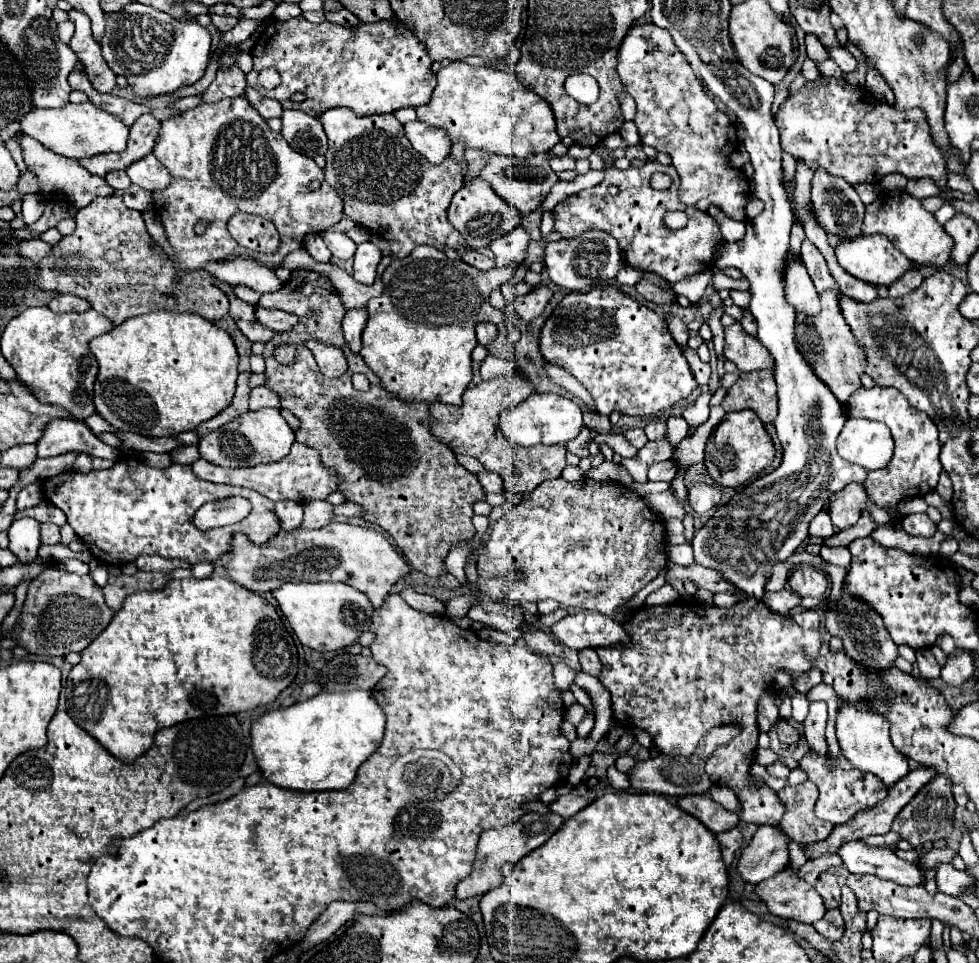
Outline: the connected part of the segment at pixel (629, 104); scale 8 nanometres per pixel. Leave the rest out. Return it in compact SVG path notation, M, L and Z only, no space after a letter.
M621 93L618 95L622 114L625 121L632 121L636 112L636 103L628 93Z

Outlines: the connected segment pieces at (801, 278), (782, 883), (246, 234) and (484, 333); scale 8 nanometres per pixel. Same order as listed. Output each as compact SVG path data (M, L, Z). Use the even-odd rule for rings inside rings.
M788 254L788 264L784 268L784 294L788 302L796 308L796 314L814 316L820 312L818 292L800 260L800 256Z
M790 868L768 878L766 882L760 882L756 886L756 894L766 902L770 914L782 920L814 924L826 912L824 902L814 886L798 880Z
M236 214L228 222L228 230L232 238L252 238L252 236L276 236L276 226L260 216L254 214Z
M490 322L476 324L476 340L478 340L480 346L488 348L496 340L496 336L498 336L498 330L496 330L494 324L490 324Z

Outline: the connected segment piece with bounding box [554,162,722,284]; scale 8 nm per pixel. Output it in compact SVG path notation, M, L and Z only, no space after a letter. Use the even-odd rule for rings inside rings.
M646 162L640 168L608 168L604 172L604 180L588 190L580 190L566 200L558 202L554 208L554 230L562 238L580 236L586 230L600 228L614 236L626 256L626 262L638 270L652 270L670 284L680 282L692 274L704 272L714 262L716 246L722 242L722 234L718 224L706 214L696 208L688 208L678 200L678 172L672 166L662 166L658 162ZM662 172L672 178L672 186L668 190L654 190L650 186L652 174ZM610 186L618 188L618 194L612 196L608 190ZM670 210L684 210L688 214L688 224L682 230L668 230L662 222L664 212Z

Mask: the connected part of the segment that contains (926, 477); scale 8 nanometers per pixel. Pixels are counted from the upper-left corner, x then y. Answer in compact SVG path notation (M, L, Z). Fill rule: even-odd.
M860 388L856 390L848 404L848 414L854 418L868 418L868 420L880 420L892 430L892 438L896 442L894 458L892 462L876 472L868 472L868 478L864 482L868 498L884 506L892 512L892 520L898 520L900 514L896 512L896 504L904 498L924 496L936 488L938 476L942 472L942 464L938 460L940 454L940 442L938 442L938 428L928 418L928 414L912 408L904 394L896 392L896 388Z

